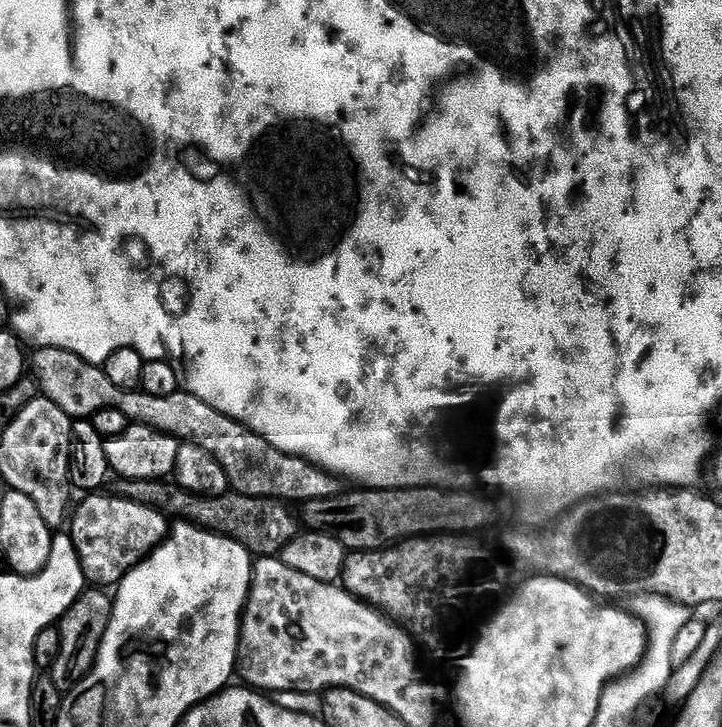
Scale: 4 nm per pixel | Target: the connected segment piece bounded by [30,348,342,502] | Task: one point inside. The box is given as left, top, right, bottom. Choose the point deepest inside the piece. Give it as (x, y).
(79, 388)

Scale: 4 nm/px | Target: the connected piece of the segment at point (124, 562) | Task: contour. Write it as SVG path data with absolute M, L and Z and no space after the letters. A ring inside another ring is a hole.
M88 494L75 505L70 516L70 535L85 581L92 586L119 585L127 572L134 570L156 547L168 539L169 517L151 504L105 494Z

